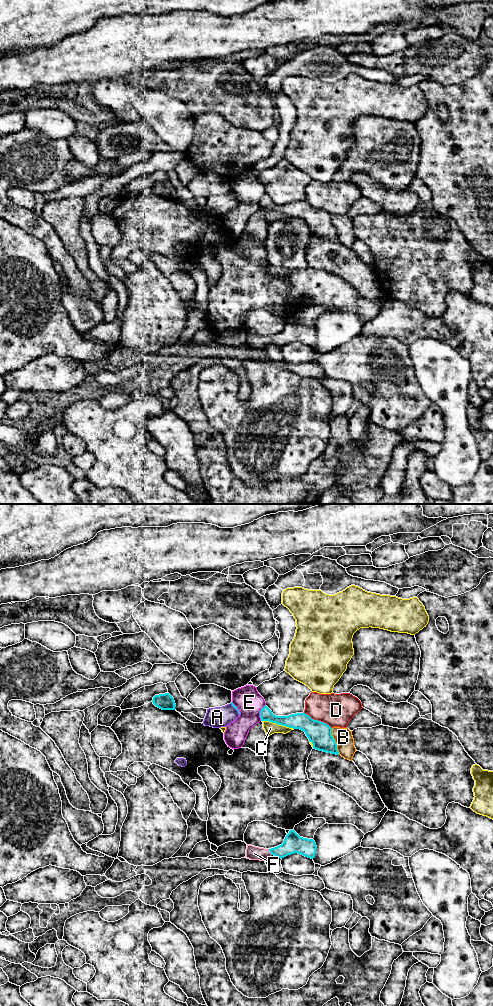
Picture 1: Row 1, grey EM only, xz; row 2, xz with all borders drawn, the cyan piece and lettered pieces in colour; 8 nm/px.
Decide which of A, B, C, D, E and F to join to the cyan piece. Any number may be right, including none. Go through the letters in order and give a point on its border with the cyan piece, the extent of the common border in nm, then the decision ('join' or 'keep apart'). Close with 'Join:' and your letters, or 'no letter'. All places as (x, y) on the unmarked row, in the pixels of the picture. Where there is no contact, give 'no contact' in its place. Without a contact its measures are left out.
A: contact xz (235, 196); length 120 nm; keep apart
B: contact xz (334, 229); length 220 nm; keep apart
C: contact xz (278, 212); length 260 nm; keep apart
D: contact xz (317, 208); length 260 nm; keep apart
E: contact xz (260, 200); length 140 nm; keep apart
F: contact xz (270, 340); length 60 nm; join
Join: F

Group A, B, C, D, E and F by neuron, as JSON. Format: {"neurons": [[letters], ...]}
{"neurons": [["A"], ["B"], ["C"], ["D", "E"], ["F"]]}

